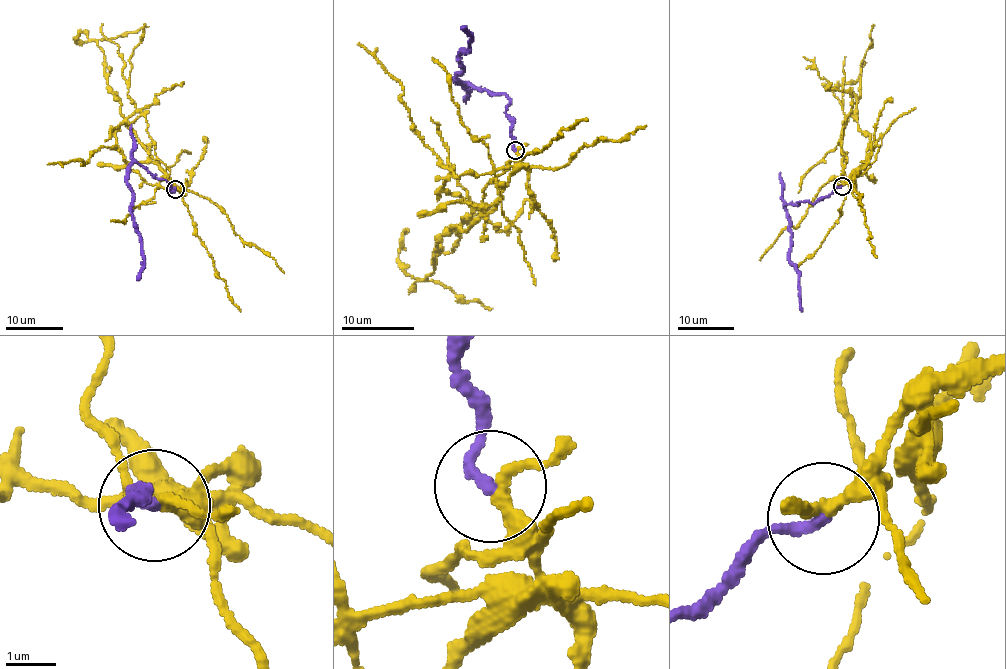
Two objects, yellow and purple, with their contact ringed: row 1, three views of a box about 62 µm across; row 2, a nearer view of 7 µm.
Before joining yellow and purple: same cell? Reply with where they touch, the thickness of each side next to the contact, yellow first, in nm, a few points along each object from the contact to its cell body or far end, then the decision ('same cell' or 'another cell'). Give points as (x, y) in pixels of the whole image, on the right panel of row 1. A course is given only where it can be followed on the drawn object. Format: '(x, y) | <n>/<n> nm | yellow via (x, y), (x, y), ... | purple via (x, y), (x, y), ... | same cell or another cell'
(842, 186) | 260/240 nm | yellow via (842, 185), (865, 162), (870, 140), (855, 115), (861, 70), (855, 81), (830, 89), (822, 83) | purple via (842, 185), (812, 203), (799, 201), (784, 208), (791, 236), (790, 264), (798, 273), (802, 311) | another cell

